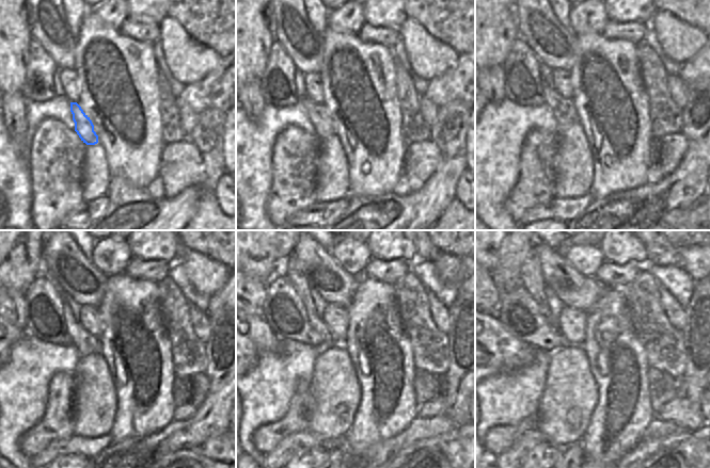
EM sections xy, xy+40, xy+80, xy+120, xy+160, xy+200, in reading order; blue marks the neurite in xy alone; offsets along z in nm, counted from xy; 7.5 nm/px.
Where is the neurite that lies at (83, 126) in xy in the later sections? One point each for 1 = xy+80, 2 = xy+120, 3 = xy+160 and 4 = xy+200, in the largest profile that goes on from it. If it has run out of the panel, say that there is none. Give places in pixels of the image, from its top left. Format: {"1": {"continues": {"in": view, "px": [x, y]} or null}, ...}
{"1": {"continues": {"in": "xy+80", "px": [563, 109]}}, "2": {"continues": {"in": "xy+120", "px": [84, 343]}}, "3": {"continues": {"in": "xy+160", "px": [289, 268]}}, "4": {"continues": {"in": "xy+200", "px": [532, 277]}}}

